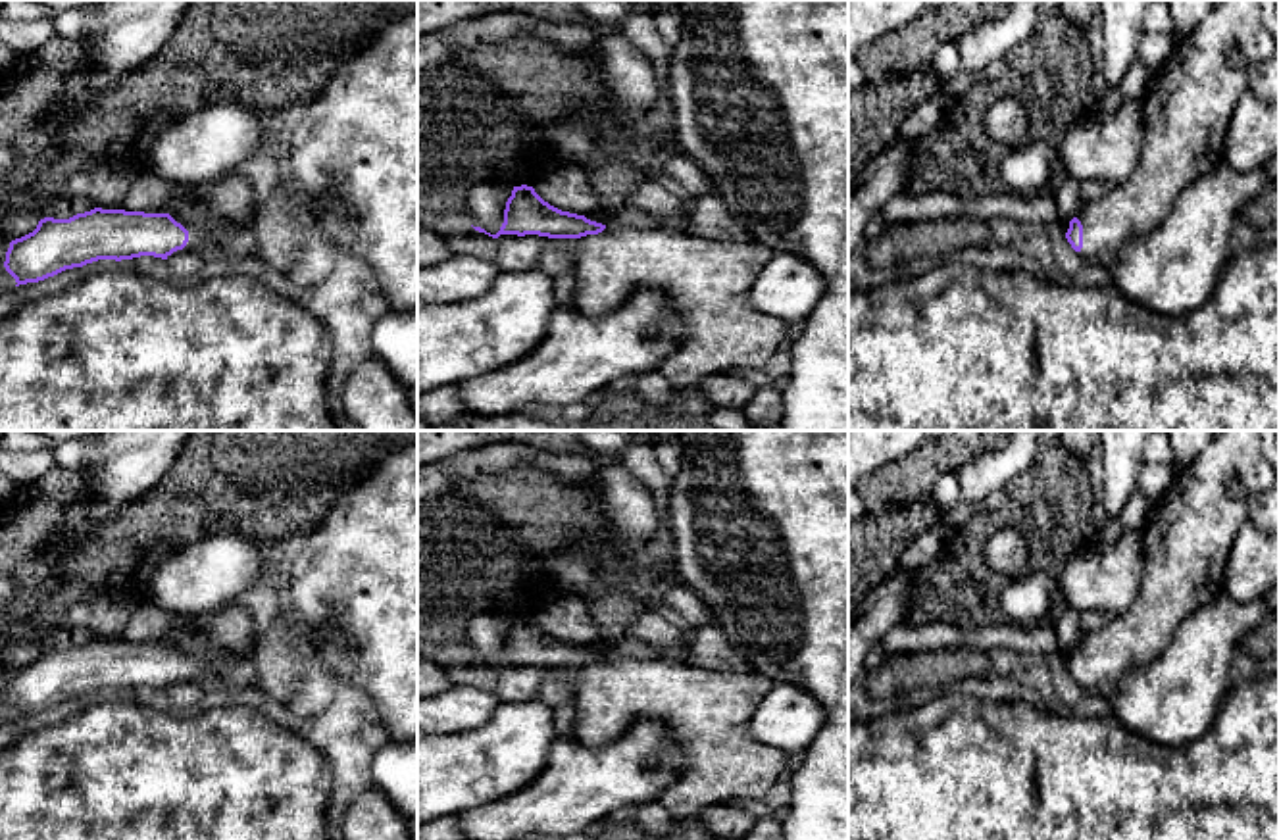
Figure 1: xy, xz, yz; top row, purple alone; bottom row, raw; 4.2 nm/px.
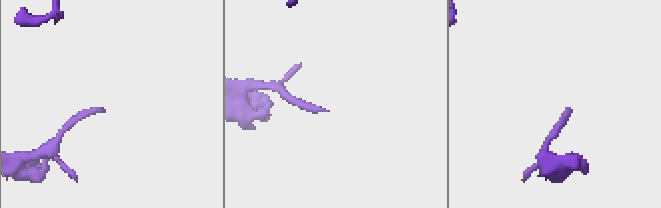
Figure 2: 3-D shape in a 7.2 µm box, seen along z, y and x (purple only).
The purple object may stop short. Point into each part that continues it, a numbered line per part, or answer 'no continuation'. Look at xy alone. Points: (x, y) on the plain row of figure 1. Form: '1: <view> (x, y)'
1: xy (225, 633)

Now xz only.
1: xz (706, 714)

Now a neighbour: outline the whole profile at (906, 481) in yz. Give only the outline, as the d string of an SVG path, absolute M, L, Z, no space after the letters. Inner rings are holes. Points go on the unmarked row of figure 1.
M946 431L939 440L919 446L904 459L887 463L862 479L856 490L865 509L871 511L925 502L942 473L958 473L987 450L987 431Z

